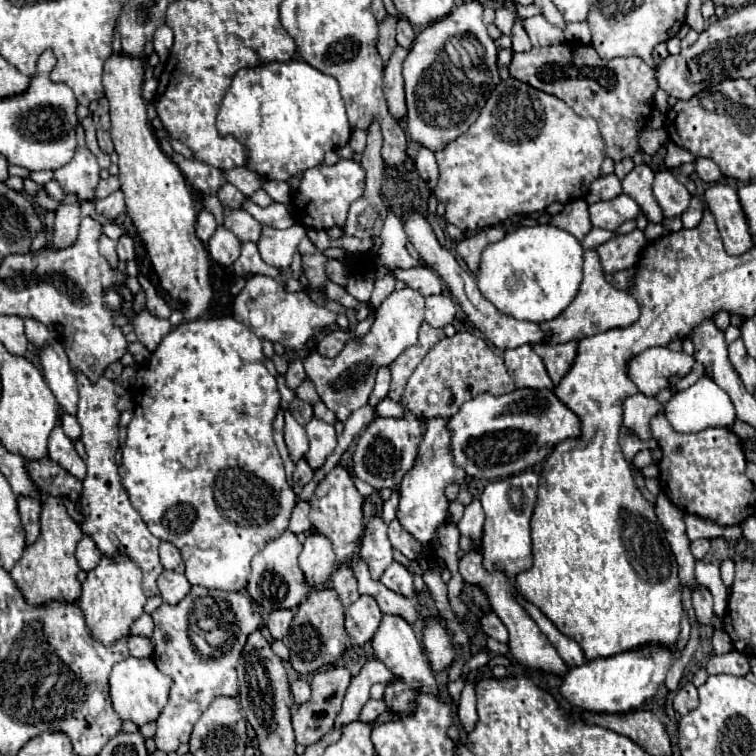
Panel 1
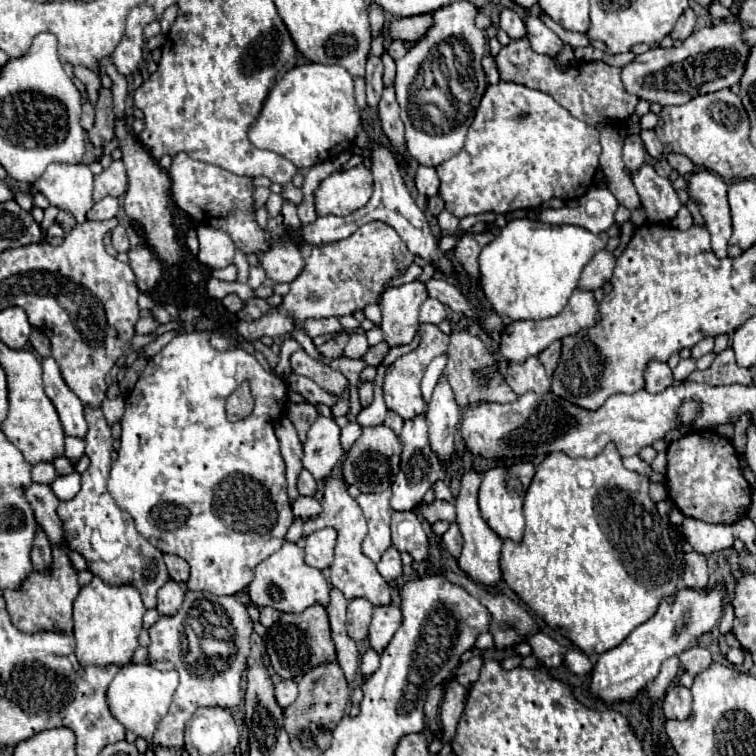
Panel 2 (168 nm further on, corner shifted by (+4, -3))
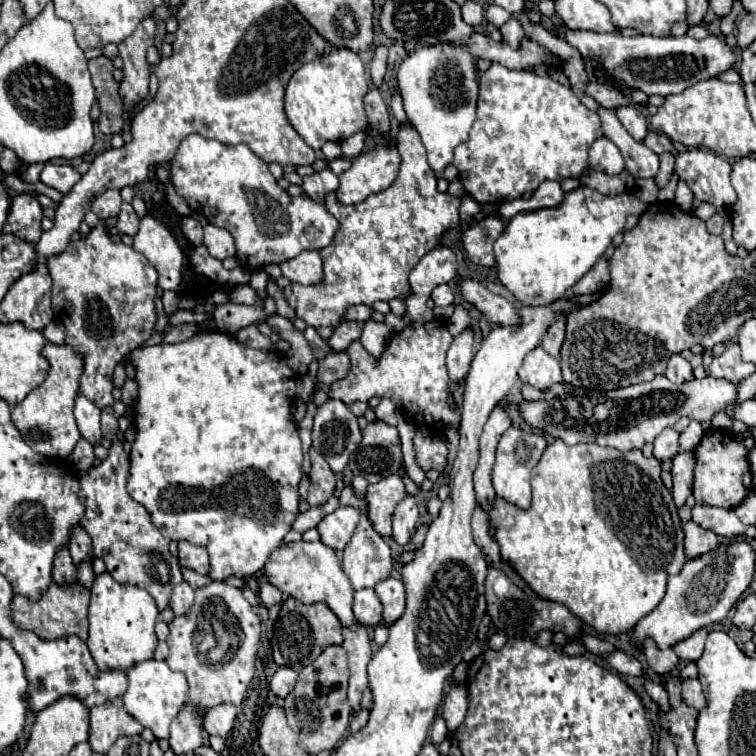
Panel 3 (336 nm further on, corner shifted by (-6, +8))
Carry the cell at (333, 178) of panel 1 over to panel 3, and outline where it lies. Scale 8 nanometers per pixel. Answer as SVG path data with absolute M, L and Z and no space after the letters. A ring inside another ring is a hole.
M376 145L360 153L340 179L336 197L342 205L362 203L368 195L388 189L398 177L400 155L396 145Z

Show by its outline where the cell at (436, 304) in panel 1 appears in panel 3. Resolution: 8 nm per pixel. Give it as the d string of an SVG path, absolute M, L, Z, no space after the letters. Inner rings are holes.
M438 285L434 291L432 291L432 301L434 305L438 307L448 307L454 303L454 293L450 291L448 285Z

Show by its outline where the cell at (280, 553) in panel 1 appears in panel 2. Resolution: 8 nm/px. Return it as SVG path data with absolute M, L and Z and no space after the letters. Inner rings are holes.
M284 542L278 552L274 552L268 560L258 564L256 576L248 586L248 594L252 604L258 608L272 606L280 612L292 612L292 614L298 614L312 604L328 606L330 602L330 586L322 570L308 566L304 562L304 550L292 542Z

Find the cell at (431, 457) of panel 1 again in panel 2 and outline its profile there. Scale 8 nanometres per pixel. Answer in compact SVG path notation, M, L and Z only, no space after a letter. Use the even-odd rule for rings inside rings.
M442 374L432 392L432 400L426 410L430 446L438 452L442 466L448 464L454 454L454 432L460 422L460 406L454 398L454 392L448 384L448 378Z

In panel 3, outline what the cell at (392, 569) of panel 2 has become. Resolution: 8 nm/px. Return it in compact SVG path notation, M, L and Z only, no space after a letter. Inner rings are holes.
M406 497L402 503L398 503L396 507L396 513L392 517L392 529L394 529L394 535L392 539L398 543L398 545L406 545L412 537L412 533L416 531L416 525L418 525L418 505L416 505L416 497Z

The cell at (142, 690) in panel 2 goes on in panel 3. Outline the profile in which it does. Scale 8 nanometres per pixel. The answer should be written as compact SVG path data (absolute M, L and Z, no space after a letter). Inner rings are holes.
M148 659L128 669L128 689L124 693L124 709L144 727L148 727L158 739L168 739L168 727L176 713L182 709L188 693L184 673L172 671L166 661Z

